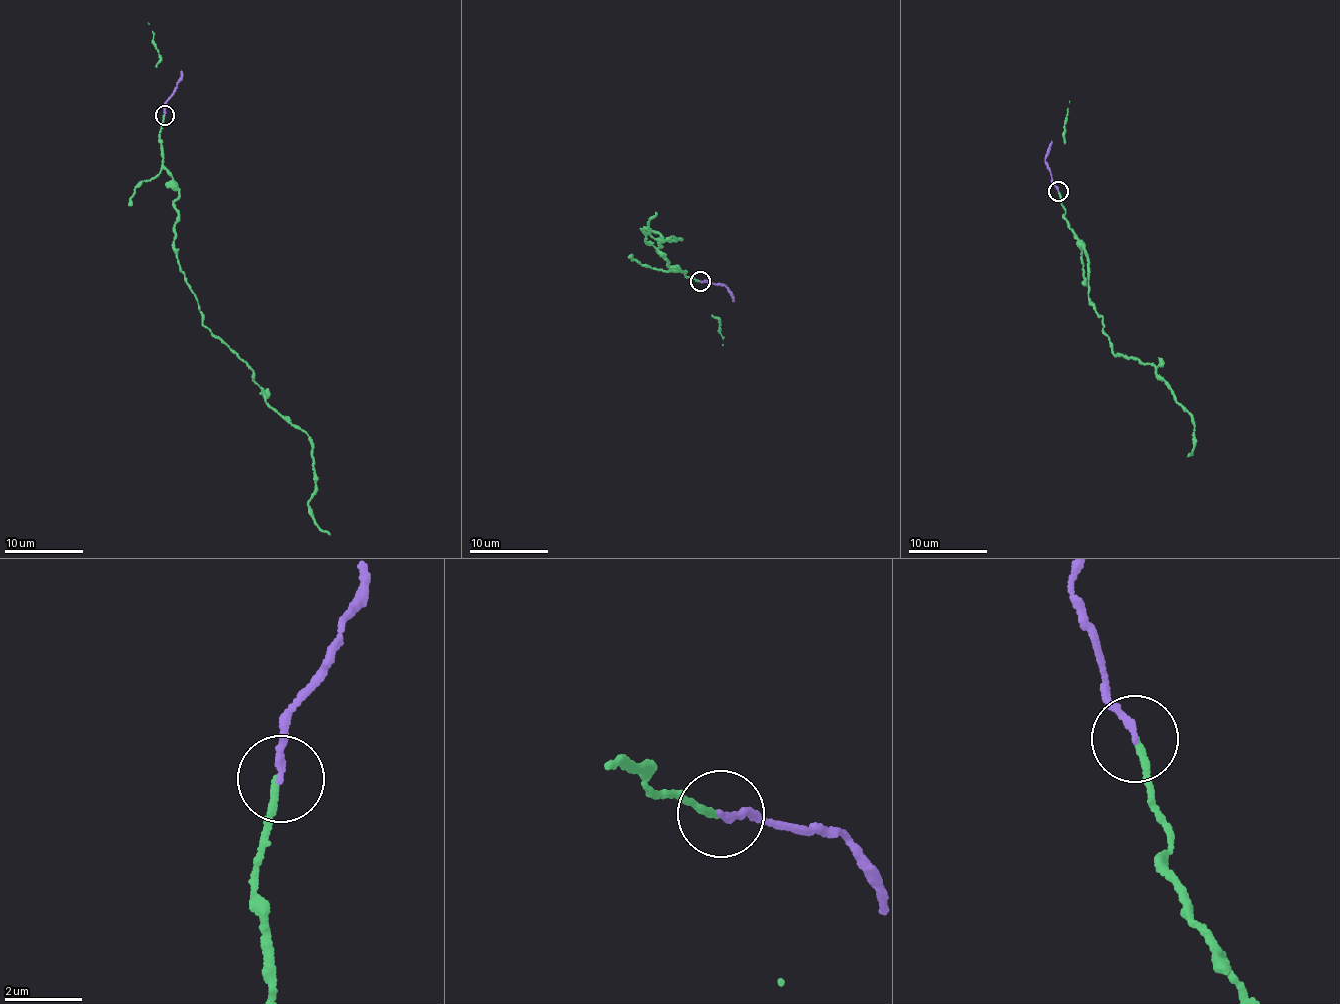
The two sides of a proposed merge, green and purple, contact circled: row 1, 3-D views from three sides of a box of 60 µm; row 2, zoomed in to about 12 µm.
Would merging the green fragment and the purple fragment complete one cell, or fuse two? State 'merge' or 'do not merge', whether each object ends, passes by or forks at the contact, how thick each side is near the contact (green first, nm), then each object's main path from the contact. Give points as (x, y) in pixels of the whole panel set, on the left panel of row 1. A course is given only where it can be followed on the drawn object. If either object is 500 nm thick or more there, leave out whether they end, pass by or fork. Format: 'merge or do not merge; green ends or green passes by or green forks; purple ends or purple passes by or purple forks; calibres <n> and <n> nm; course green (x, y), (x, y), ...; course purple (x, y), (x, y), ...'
do not merge; green ends; purple ends; calibres 180 and 170 nm; course green (163, 116), (160, 154), (177, 197), (174, 247), (202, 324), (307, 434), (313, 523), (330, 534); course purple (165, 116), (167, 98), (177, 85), (182, 70)

